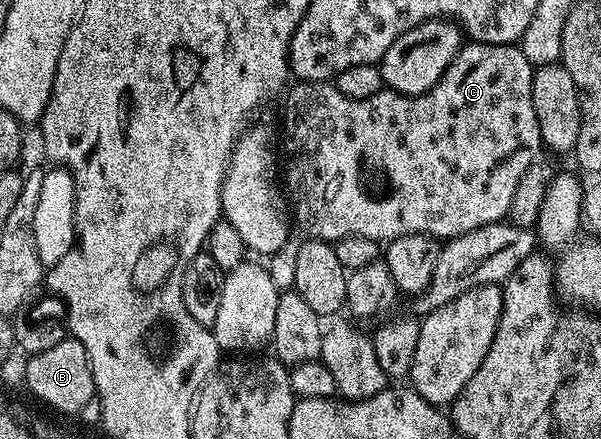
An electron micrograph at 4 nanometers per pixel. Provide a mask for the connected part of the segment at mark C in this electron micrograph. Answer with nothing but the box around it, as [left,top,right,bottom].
[282,41,542,244]

